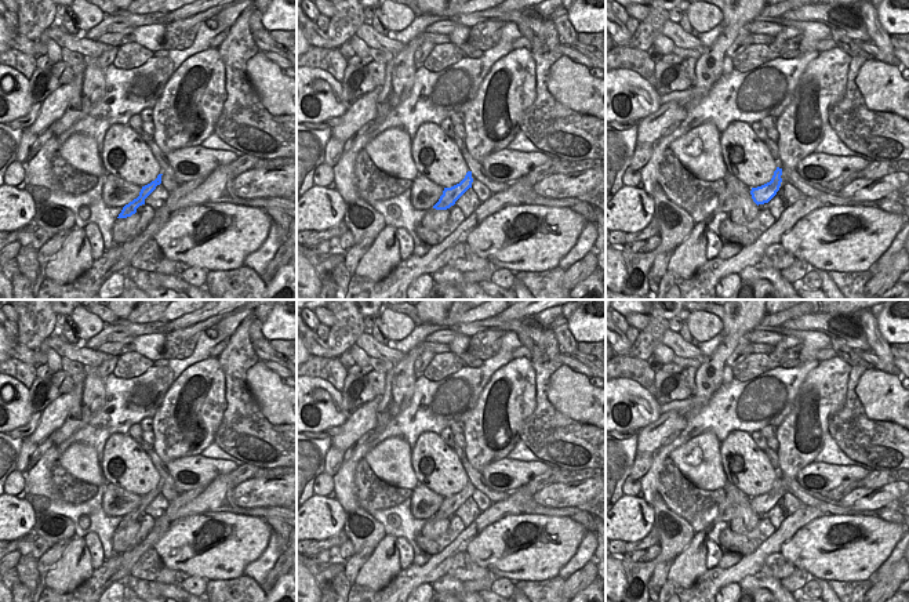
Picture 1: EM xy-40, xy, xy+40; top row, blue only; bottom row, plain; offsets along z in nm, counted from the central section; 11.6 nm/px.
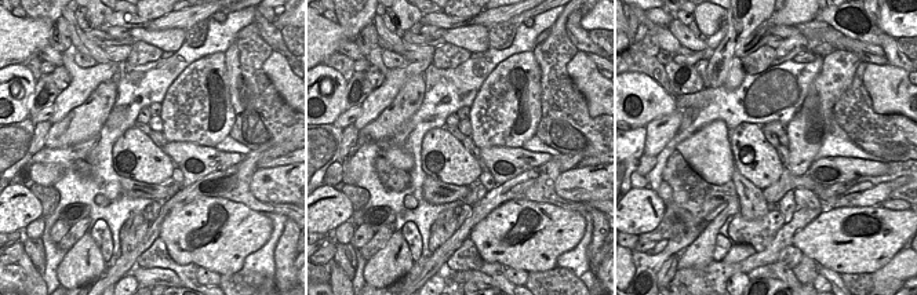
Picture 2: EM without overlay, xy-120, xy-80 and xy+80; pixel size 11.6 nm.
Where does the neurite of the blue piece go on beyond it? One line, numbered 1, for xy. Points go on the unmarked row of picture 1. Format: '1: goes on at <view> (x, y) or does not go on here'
1: does not go on here

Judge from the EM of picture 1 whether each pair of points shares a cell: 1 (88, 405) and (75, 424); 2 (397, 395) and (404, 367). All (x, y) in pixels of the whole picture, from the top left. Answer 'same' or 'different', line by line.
1: same
2: same

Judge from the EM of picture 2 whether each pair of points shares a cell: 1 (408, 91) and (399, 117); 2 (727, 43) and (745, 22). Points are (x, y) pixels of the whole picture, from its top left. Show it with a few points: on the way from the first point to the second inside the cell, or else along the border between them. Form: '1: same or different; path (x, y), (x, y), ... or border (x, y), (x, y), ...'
1: same; path (408, 98), (400, 110)
2: same; path (732, 37), (739, 28)

